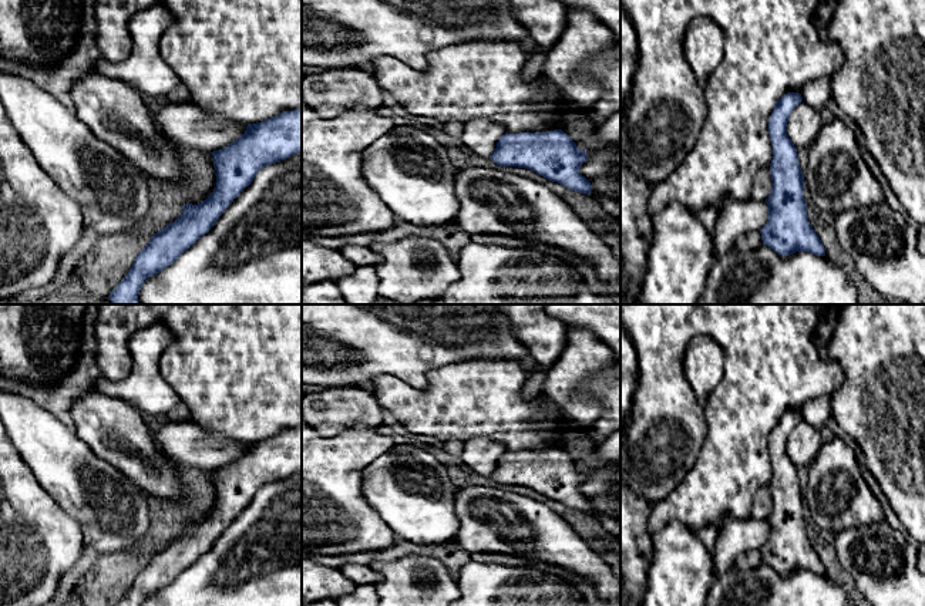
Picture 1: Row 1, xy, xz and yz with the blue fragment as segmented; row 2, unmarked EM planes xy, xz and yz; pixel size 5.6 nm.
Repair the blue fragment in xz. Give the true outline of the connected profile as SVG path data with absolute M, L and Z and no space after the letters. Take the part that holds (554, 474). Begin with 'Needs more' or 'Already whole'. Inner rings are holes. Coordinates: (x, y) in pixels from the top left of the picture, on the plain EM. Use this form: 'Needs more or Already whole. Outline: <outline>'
Already whole. Outline: M562 448L505 451L490 478L500 485L531 488L579 512L592 511L591 501L579 492L588 472L581 469Z

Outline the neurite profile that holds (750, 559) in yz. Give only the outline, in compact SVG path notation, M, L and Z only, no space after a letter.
M751 549L739 555L734 560L734 568L740 570L749 570L763 563L760 549Z

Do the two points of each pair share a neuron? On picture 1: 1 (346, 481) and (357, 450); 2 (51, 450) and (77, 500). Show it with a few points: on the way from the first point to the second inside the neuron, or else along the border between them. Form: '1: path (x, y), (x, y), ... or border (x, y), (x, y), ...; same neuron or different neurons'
1: path (345, 474), (345, 463), (350, 457); same neuron
2: path (61, 463), (76, 477), (77, 487); same neuron

